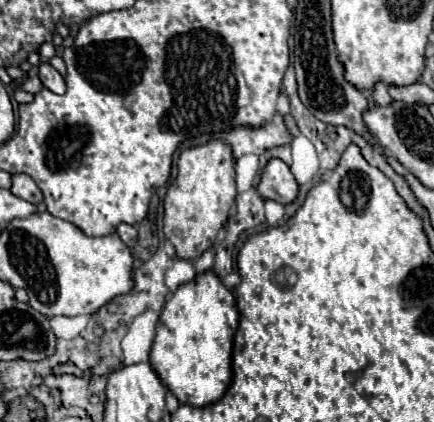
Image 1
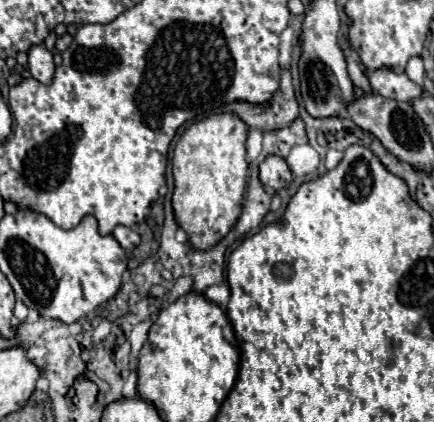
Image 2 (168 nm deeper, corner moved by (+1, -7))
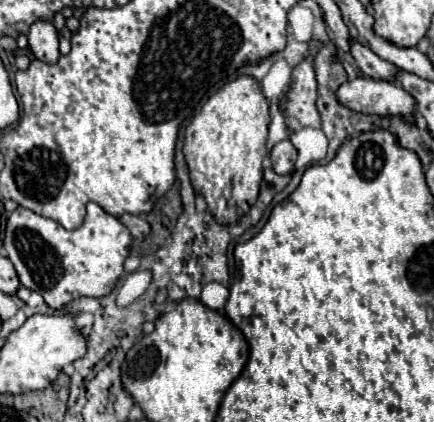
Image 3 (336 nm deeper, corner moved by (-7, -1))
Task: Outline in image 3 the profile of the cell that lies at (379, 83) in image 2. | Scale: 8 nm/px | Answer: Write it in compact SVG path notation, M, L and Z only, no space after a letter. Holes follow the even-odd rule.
M350 39L350 43L352 43L350 53L366 77L376 79L376 81L394 81L396 79L396 75L398 75L396 65L376 57L376 53L372 53L368 47L356 43L354 39Z

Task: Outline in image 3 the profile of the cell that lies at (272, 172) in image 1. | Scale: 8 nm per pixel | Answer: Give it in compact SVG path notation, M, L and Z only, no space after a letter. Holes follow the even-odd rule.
M284 139L280 143L274 145L274 149L270 151L270 159L272 159L272 169L278 175L288 175L294 171L294 163L296 163L296 149L290 143L290 139Z

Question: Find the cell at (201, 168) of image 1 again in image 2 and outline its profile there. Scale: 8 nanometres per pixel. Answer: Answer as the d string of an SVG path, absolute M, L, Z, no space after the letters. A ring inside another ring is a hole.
M218 113L210 115L194 125L190 125L178 139L174 147L172 157L172 171L174 171L174 197L172 207L174 215L180 227L188 233L188 243L194 249L210 249L220 239L228 235L228 231L236 225L240 213L242 213L242 197L246 189L246 177L248 177L248 161L246 161L246 137L248 129L246 123L234 115L234 113Z

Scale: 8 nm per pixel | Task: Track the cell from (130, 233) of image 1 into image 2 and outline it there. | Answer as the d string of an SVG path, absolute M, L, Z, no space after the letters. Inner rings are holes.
M118 225L114 231L112 231L112 235L118 239L118 243L124 247L124 249L128 249L128 251L132 251L138 243L140 243L140 235L136 233L136 231L132 231L130 227L124 227L124 225Z

